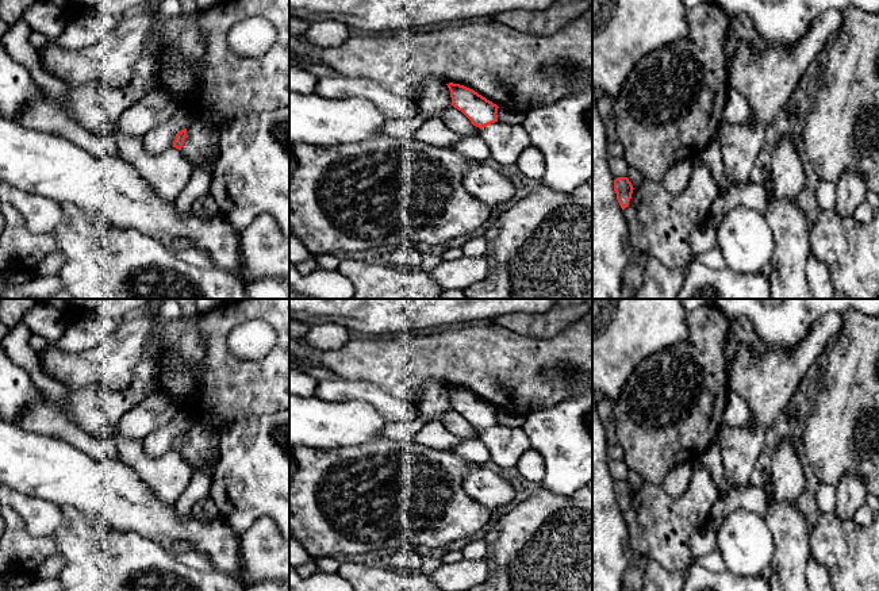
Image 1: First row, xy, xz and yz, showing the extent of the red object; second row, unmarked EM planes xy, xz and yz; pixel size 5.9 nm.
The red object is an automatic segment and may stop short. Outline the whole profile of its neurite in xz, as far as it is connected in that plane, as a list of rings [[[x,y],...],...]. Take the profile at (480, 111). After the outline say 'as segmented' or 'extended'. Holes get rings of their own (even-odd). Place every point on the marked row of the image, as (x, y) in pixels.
[[[446,84],[450,91],[452,105],[461,111],[473,126],[483,128],[498,122],[498,105],[471,88],[460,84]]] | as segmented

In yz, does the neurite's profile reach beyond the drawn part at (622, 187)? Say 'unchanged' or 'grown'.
unchanged

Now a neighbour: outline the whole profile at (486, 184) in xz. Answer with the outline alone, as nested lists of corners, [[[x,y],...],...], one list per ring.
[[[476,162],[467,170],[464,187],[475,199],[490,207],[510,202],[515,193],[515,185],[510,177],[483,162]]]

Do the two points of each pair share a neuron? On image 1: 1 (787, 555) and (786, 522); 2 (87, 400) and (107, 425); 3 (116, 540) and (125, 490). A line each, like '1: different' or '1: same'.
1: same
2: same
3: different

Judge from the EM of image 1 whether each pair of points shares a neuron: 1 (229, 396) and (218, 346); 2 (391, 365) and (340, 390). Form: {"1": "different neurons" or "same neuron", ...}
{"1": "same neuron", "2": "different neurons"}

